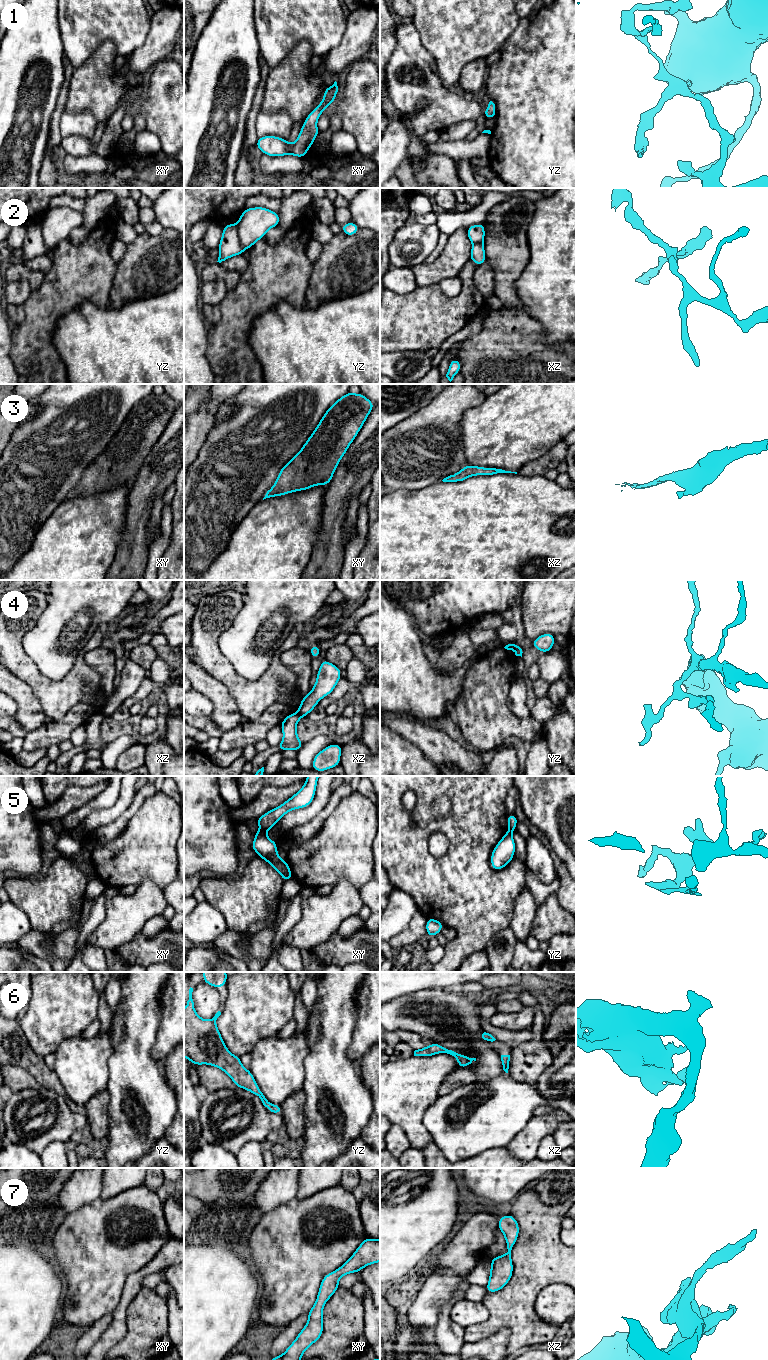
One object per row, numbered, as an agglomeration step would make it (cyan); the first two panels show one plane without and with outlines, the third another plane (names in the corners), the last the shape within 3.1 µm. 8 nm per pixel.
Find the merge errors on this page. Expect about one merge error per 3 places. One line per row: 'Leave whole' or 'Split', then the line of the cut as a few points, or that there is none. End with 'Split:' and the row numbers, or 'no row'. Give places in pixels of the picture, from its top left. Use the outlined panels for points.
1: Leave whole. No split
2: Split. Split along yz (236, 224), (238, 239), (244, 248)
3: Leave whole. No split
4: Split. Split along xz (297, 712), (301, 716)
5: Split. Split along xy (260, 828), (265, 831)
6: Leave whole. No split
7: Leave whole. No split
Split: 2, 4, 5

